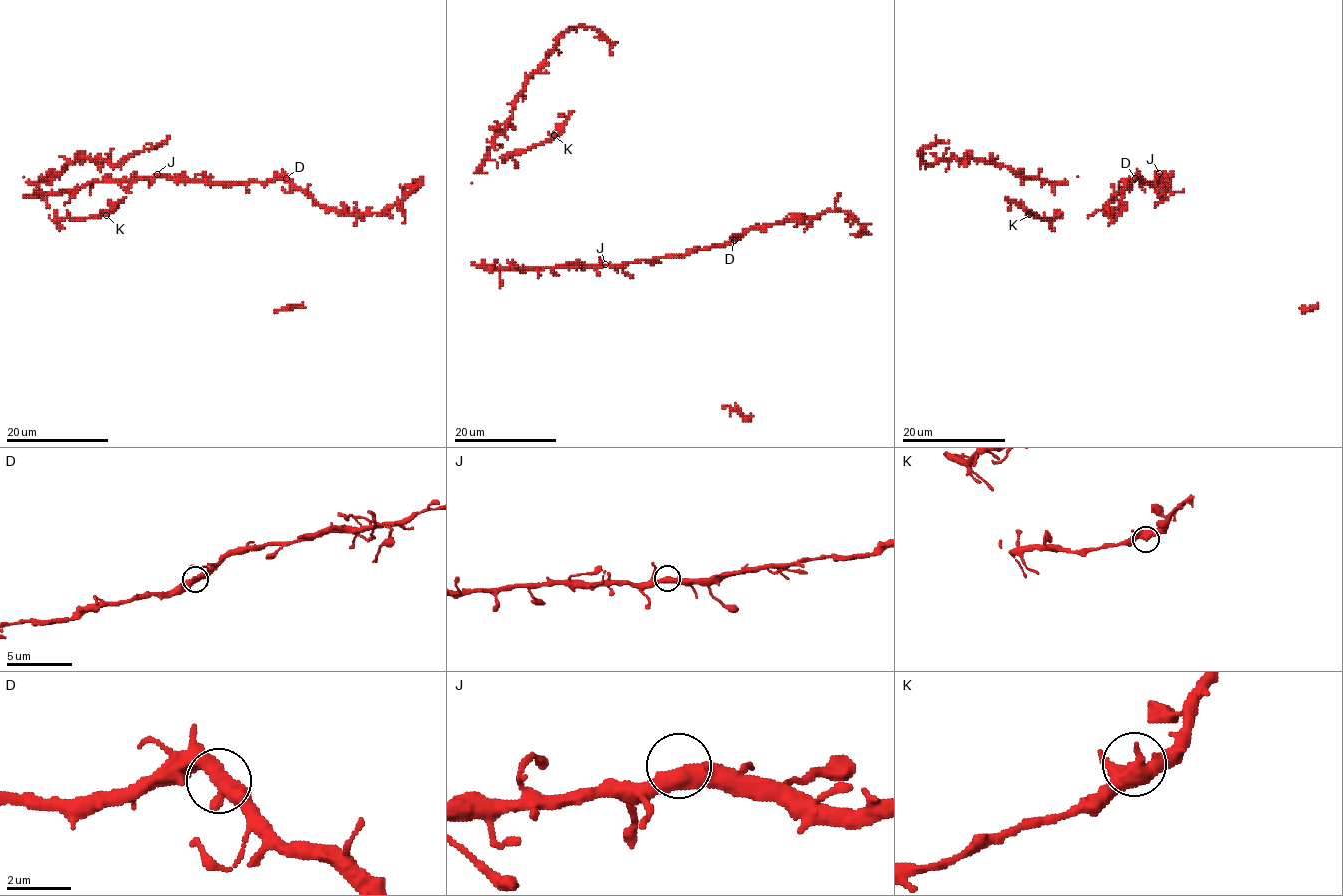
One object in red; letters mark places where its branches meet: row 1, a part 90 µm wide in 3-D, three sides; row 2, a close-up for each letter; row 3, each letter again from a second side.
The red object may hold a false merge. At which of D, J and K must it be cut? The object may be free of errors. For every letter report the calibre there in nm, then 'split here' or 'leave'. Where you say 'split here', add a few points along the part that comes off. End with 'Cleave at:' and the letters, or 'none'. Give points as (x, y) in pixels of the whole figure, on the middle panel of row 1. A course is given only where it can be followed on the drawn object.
D: 440 nm thick; leave
J: 440 nm thick; leave
K: 420 nm thick; leave
Cleave at: none

